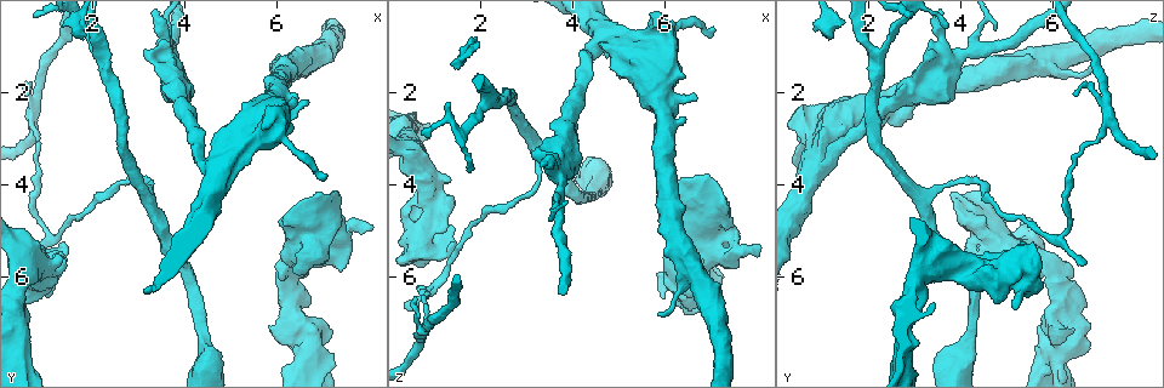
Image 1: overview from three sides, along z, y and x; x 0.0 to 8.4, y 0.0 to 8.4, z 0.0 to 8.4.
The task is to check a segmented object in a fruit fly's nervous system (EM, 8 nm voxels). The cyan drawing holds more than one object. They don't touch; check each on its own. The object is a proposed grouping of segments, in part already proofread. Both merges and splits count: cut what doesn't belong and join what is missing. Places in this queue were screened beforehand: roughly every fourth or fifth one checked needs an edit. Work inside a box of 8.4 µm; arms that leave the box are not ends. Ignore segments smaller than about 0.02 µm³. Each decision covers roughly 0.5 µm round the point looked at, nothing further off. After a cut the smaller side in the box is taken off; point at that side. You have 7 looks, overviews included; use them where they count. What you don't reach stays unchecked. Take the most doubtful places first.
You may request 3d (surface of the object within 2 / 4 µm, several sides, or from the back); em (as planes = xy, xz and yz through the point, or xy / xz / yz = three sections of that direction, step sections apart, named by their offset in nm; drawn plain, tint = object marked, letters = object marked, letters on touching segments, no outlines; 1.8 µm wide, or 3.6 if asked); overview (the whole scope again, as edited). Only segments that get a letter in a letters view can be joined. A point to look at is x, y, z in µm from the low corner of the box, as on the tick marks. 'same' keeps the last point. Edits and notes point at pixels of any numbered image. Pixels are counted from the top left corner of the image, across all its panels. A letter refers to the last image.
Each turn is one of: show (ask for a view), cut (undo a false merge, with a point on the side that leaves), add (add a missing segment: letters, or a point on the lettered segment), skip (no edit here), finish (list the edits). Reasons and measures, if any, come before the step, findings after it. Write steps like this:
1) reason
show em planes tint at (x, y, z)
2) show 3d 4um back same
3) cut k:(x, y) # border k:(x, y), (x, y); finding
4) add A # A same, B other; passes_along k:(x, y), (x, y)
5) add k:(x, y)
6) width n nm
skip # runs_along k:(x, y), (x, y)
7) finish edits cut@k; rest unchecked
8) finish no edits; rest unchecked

sharp bend
show em planes letters at (0.75, 2.80, 7.15)

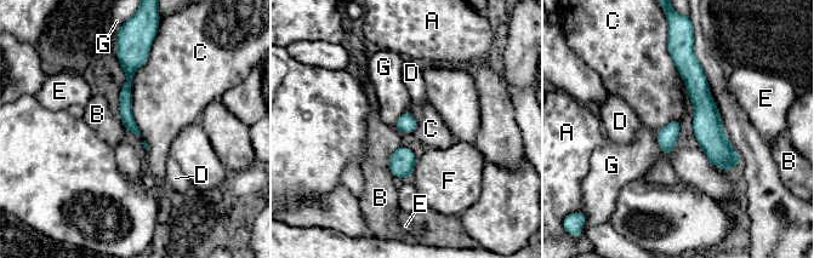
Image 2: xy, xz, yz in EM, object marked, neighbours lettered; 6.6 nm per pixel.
cut 2:(135, 39) # A other, B other, C other, D other, E other, F other, G other; two cells meet here

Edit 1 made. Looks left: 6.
show overview

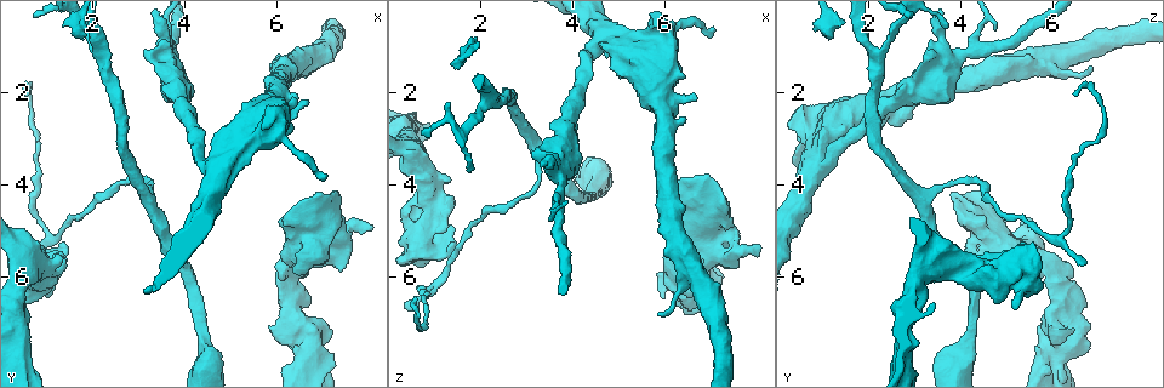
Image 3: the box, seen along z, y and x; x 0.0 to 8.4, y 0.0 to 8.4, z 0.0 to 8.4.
show 3d 4um back at (5.90, 7.15, 6.45)

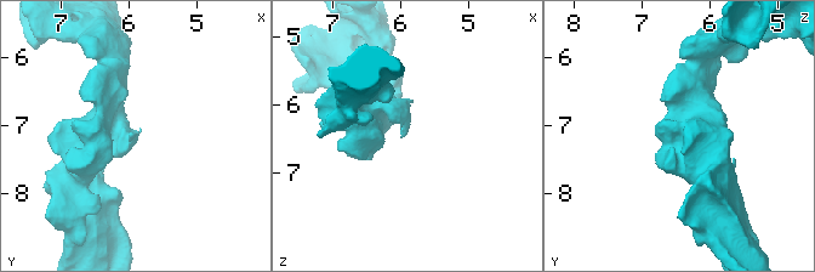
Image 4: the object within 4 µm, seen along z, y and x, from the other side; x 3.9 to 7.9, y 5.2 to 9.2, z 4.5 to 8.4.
now the EM
show em yz step 8 tint at (5.90, 7.10, 6.50)

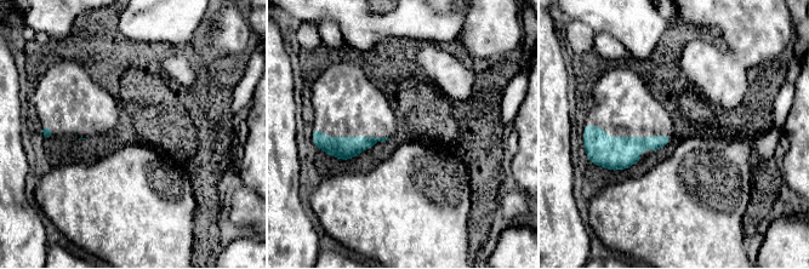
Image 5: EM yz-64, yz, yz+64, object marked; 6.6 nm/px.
another direction
show em planes letters same

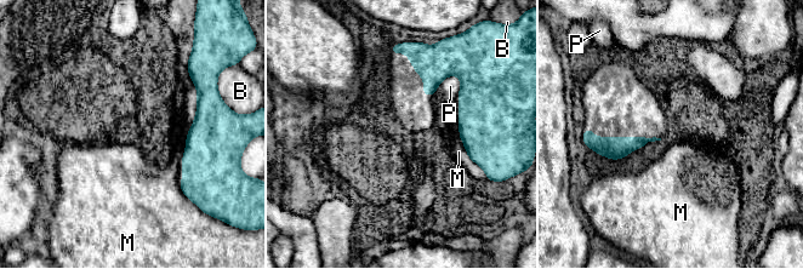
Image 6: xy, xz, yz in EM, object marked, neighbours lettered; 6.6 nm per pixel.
skip # B other, M other, P other; border 6:(457, 135), (466, 154), (479, 166); no lettered segment goes on from it

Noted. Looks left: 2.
calibre changes
show em xz step 4 tint at (0.55, 5.65, 3.45)

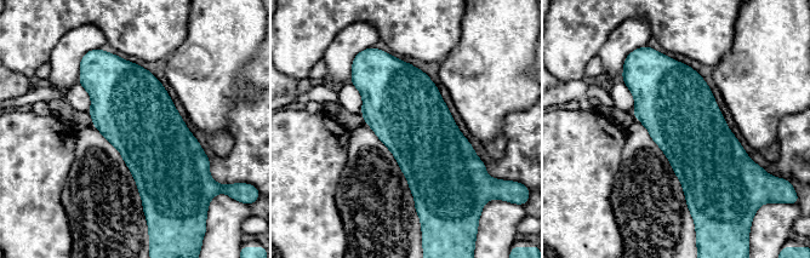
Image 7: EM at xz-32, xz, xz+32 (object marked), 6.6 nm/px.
show em planes letters same

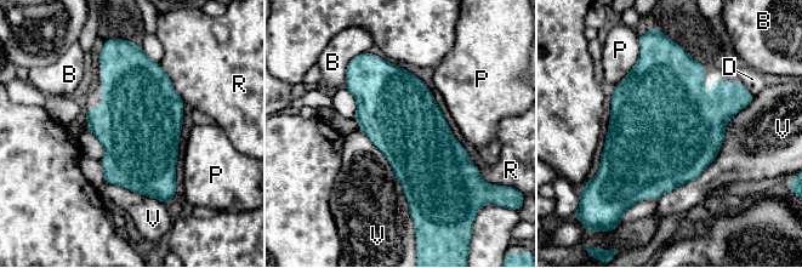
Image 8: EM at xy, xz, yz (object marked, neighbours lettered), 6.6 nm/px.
skip # B other, D other, P other, R other, V other; all the same cell

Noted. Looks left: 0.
finish edits cut@2; rest unchecked

